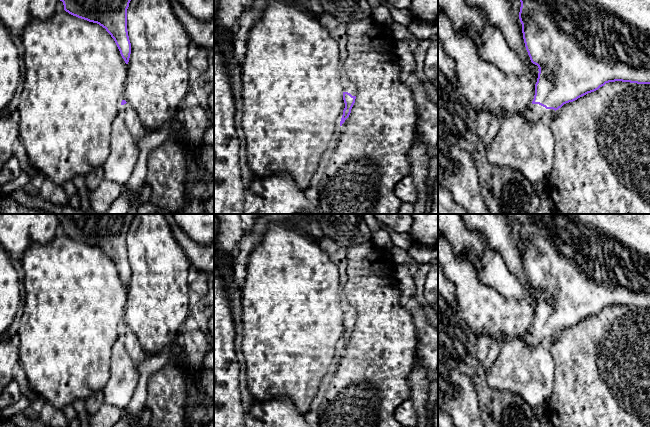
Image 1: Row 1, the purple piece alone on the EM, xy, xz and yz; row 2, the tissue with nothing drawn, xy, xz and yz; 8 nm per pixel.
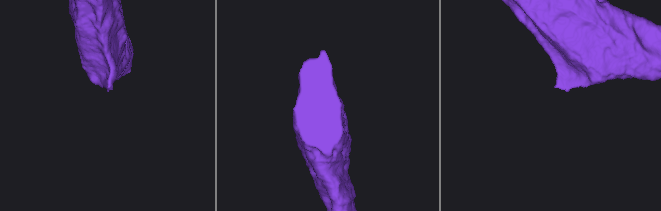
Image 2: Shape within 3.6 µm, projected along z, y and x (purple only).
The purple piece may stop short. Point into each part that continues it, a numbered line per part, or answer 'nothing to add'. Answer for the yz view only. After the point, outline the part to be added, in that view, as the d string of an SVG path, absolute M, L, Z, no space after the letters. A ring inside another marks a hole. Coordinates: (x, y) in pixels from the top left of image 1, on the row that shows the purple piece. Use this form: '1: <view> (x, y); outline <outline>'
1: yz (536, 113); outline M531 104L529 111L527 112L527 119L531 123L538 121L547 121L555 113L553 109L546 109L539 104Z

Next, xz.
1: xz (349, 87); outline M346 82L343 92L348 92L352 96L356 96L357 95L357 88L356 88L355 84Z

